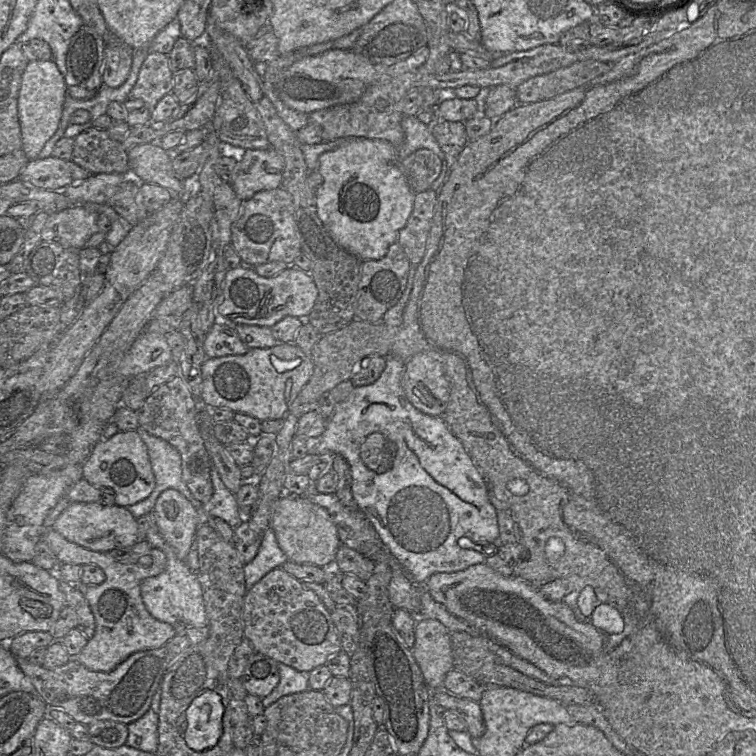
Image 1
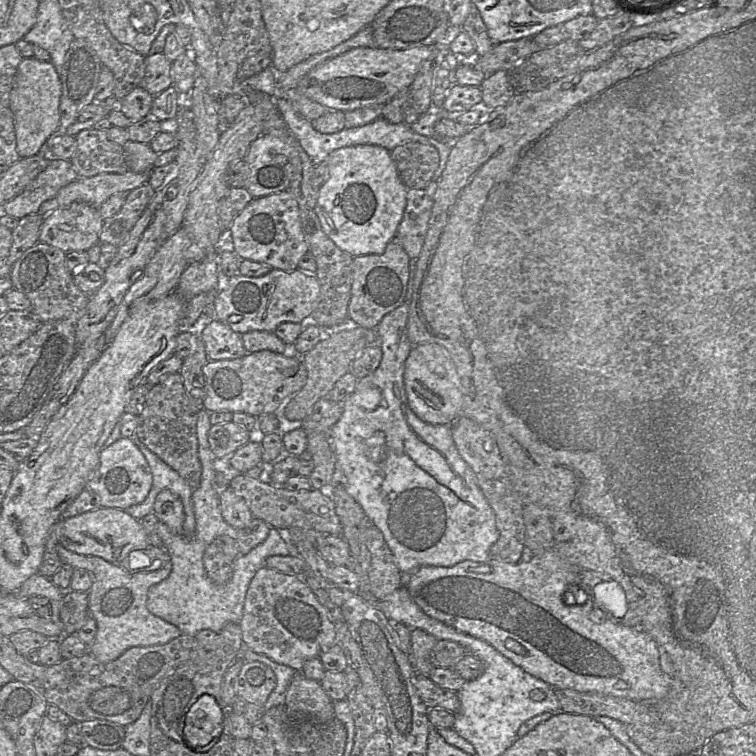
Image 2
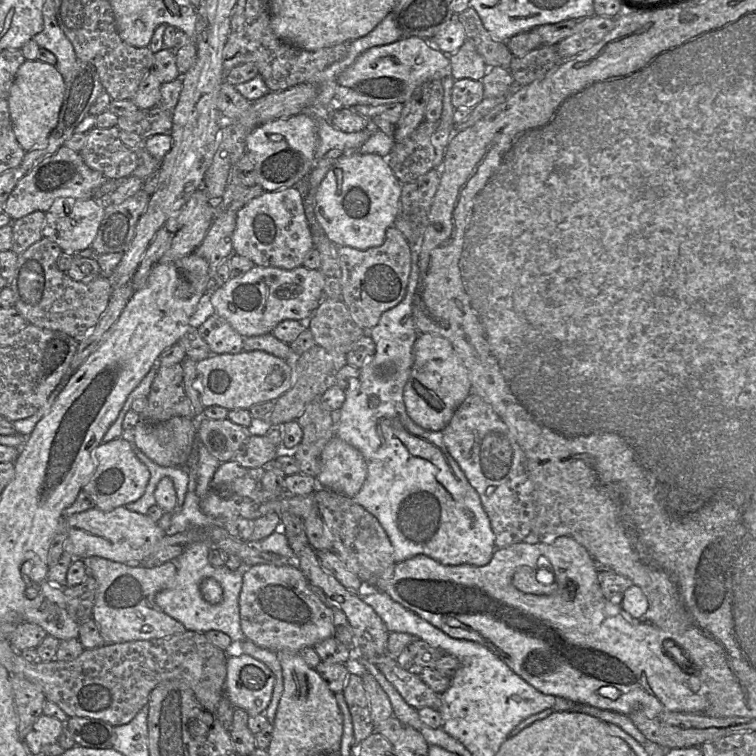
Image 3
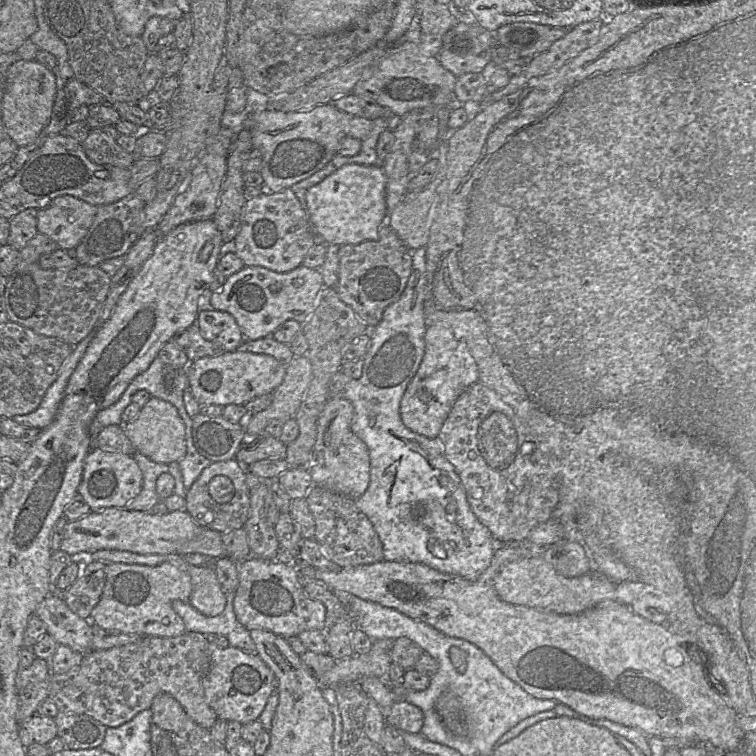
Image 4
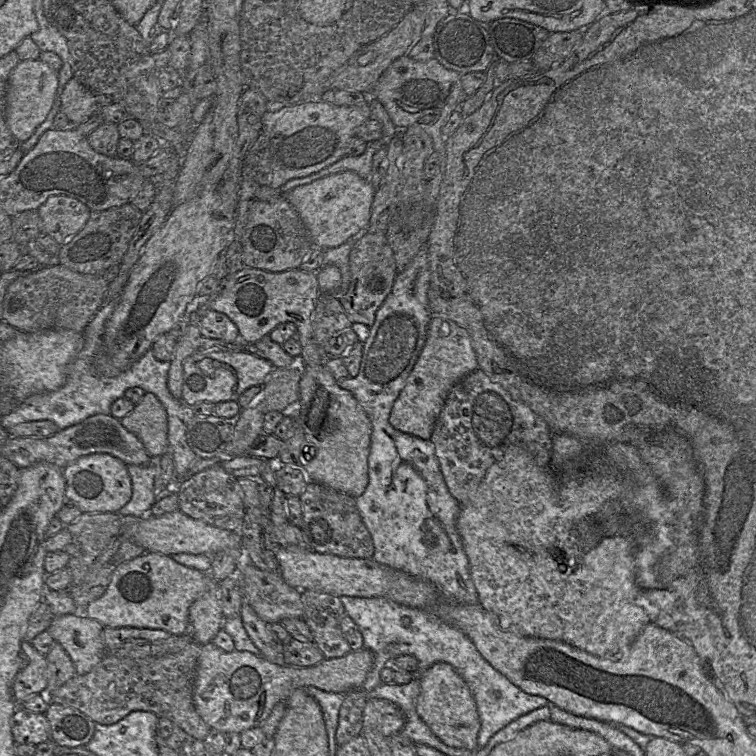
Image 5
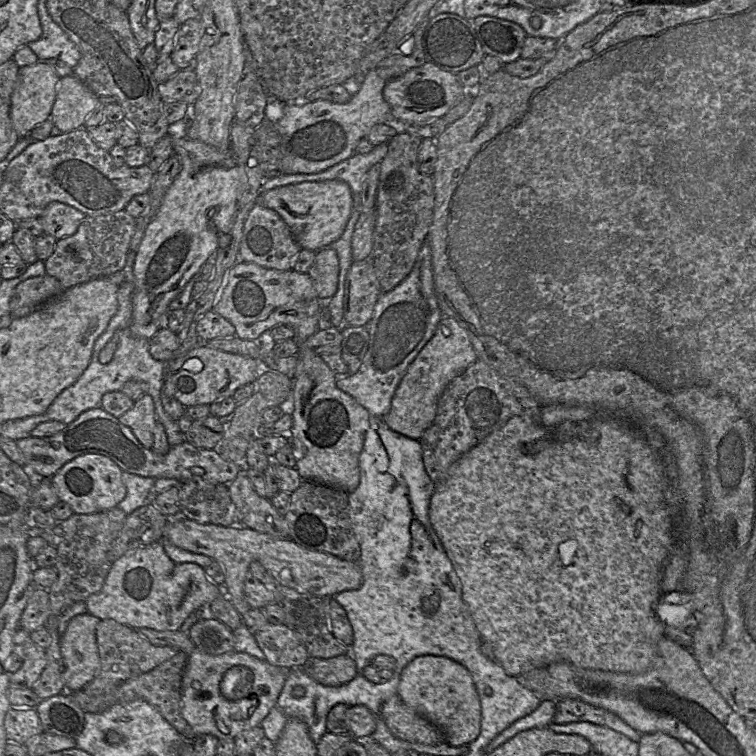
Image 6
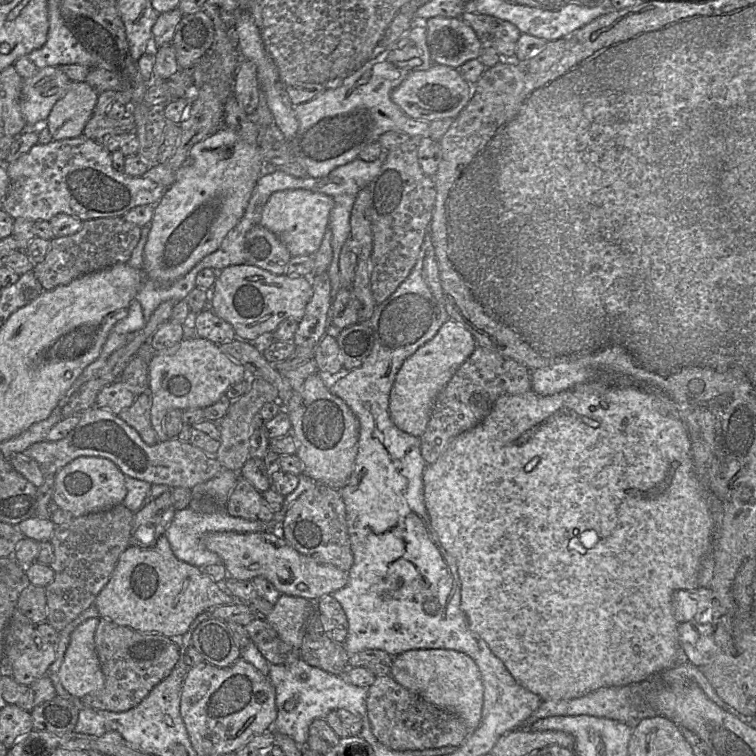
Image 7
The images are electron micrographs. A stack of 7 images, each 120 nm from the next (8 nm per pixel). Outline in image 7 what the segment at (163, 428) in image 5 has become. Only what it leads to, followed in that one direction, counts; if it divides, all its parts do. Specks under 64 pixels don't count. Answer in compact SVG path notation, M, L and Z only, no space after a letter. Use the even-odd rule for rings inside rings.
M150 391L137 395L131 406L124 408L117 416L133 427L146 444L157 442L156 434L150 420L151 395Z

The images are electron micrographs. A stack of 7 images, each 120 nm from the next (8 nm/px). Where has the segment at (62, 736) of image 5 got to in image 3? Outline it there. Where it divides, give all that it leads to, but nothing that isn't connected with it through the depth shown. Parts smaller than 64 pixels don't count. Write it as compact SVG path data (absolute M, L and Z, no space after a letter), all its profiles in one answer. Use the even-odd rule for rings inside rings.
M68 717L65 727L72 734L76 745L104 749L112 748L116 739L114 726L95 718Z

